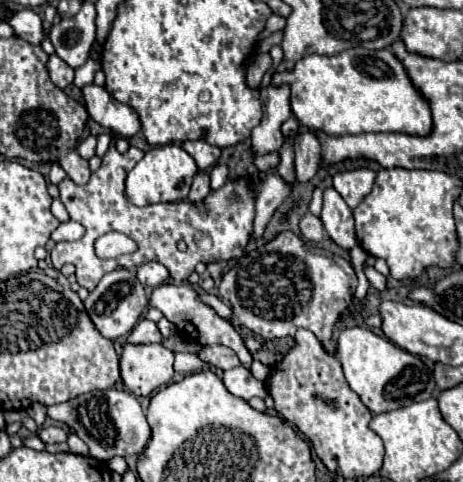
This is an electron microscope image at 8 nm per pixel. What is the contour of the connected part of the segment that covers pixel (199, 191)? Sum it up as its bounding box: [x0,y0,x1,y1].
[189,172,209,202]

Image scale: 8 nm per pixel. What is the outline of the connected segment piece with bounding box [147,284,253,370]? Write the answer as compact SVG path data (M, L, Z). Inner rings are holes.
M159 284L157 288L153 288L153 294L149 296L149 304L147 306L161 310L163 316L171 324L175 324L177 332L183 338L195 340L199 344L223 344L223 346L229 346L237 354L241 364L247 370L251 370L253 358L249 354L249 350L245 348L245 344L243 344L239 332L235 330L235 326L231 322L223 320L209 304L205 304L191 284Z

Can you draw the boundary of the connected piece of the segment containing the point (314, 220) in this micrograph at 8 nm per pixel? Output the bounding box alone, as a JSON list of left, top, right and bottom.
[299,212,323,242]

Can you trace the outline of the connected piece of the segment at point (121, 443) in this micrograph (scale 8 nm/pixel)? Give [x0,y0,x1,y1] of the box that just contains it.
[47,388,151,460]

